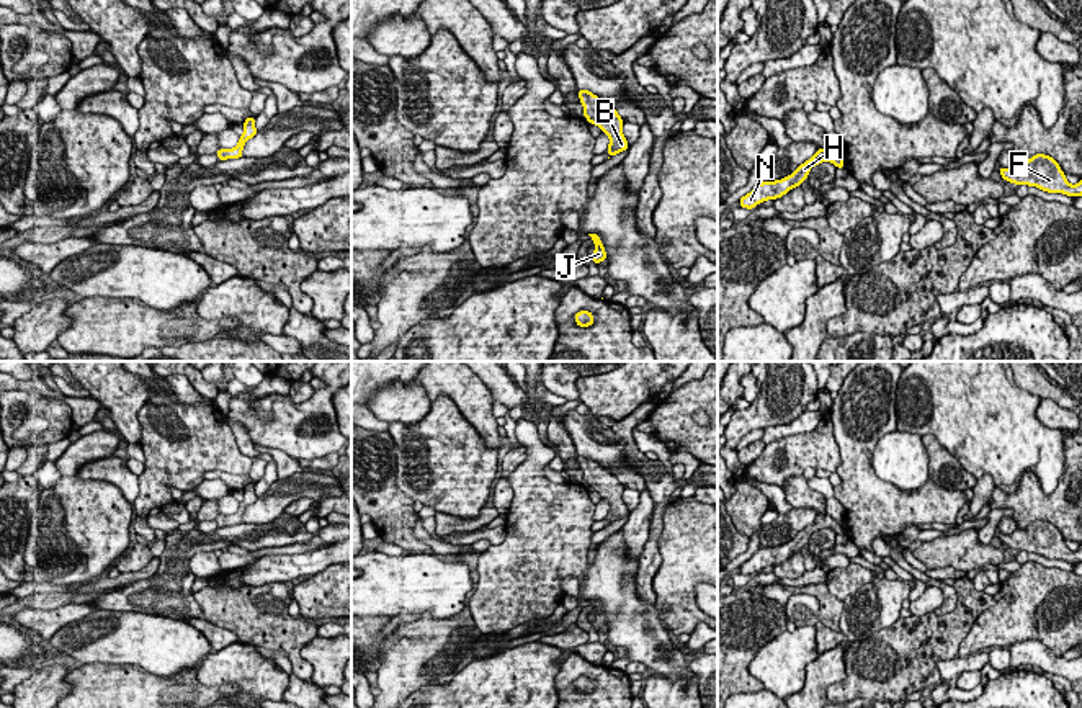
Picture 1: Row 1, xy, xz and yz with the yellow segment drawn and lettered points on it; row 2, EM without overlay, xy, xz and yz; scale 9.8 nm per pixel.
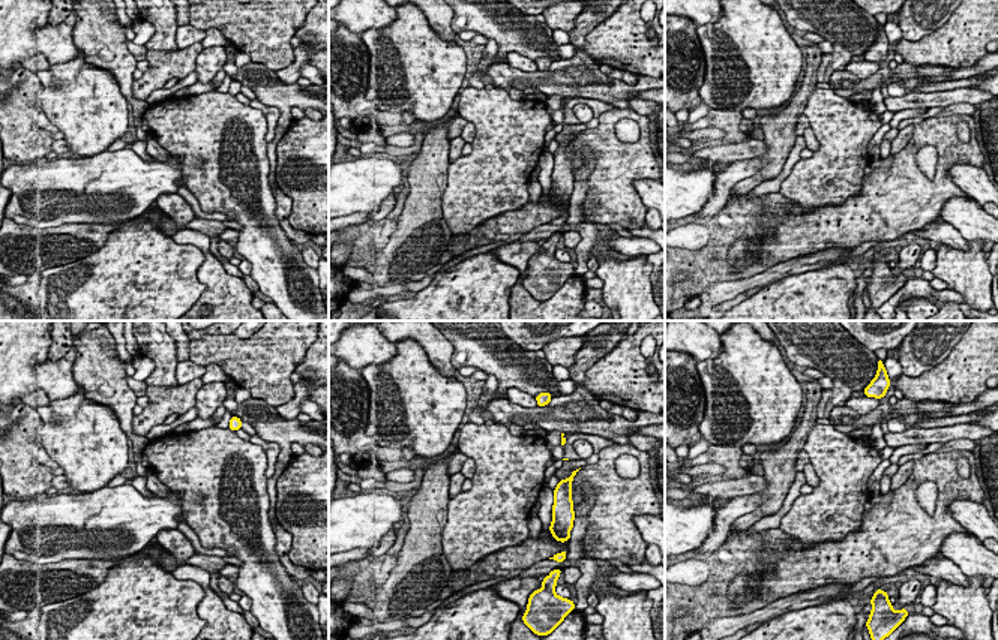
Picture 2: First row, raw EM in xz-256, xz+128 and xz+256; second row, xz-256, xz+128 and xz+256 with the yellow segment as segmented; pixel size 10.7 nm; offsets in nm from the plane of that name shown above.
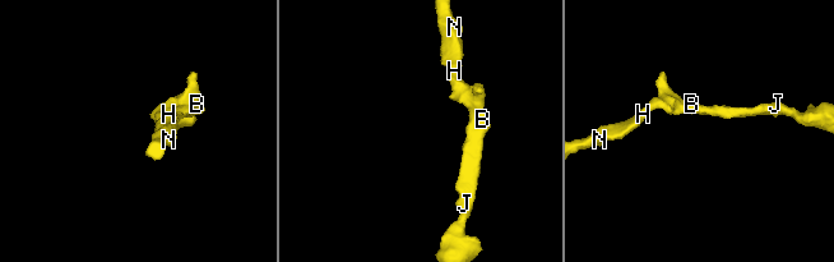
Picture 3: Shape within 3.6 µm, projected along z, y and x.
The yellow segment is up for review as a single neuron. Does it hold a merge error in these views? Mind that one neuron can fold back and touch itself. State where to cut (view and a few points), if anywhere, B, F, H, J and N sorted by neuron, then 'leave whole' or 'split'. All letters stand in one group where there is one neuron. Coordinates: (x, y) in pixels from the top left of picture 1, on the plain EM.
cut none; groups B F H J N; leave whole

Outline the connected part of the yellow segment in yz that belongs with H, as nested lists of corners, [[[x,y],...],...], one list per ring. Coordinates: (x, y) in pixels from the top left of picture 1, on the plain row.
[[[817,515],[817,518],[809,527],[801,530],[791,541],[775,548],[760,548],[750,559],[740,564],[739,572],[753,576],[757,571],[767,566],[775,567],[776,564],[781,564],[789,556],[807,546],[807,541],[814,531],[827,527],[837,535],[845,533],[843,523],[835,522],[830,515]]]

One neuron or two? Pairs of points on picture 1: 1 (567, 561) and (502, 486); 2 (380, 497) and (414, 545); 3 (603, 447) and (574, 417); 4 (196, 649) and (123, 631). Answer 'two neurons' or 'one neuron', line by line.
1: two neurons
2: one neuron
3: one neuron
4: one neuron

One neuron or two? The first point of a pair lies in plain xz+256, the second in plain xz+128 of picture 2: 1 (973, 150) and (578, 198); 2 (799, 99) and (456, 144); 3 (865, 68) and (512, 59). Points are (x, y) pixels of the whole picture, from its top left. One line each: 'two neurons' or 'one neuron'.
1: two neurons
2: two neurons
3: one neuron

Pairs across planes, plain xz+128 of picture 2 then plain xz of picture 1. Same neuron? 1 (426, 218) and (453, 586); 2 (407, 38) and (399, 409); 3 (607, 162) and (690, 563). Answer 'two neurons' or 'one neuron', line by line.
1: two neurons
2: two neurons
3: one neuron

